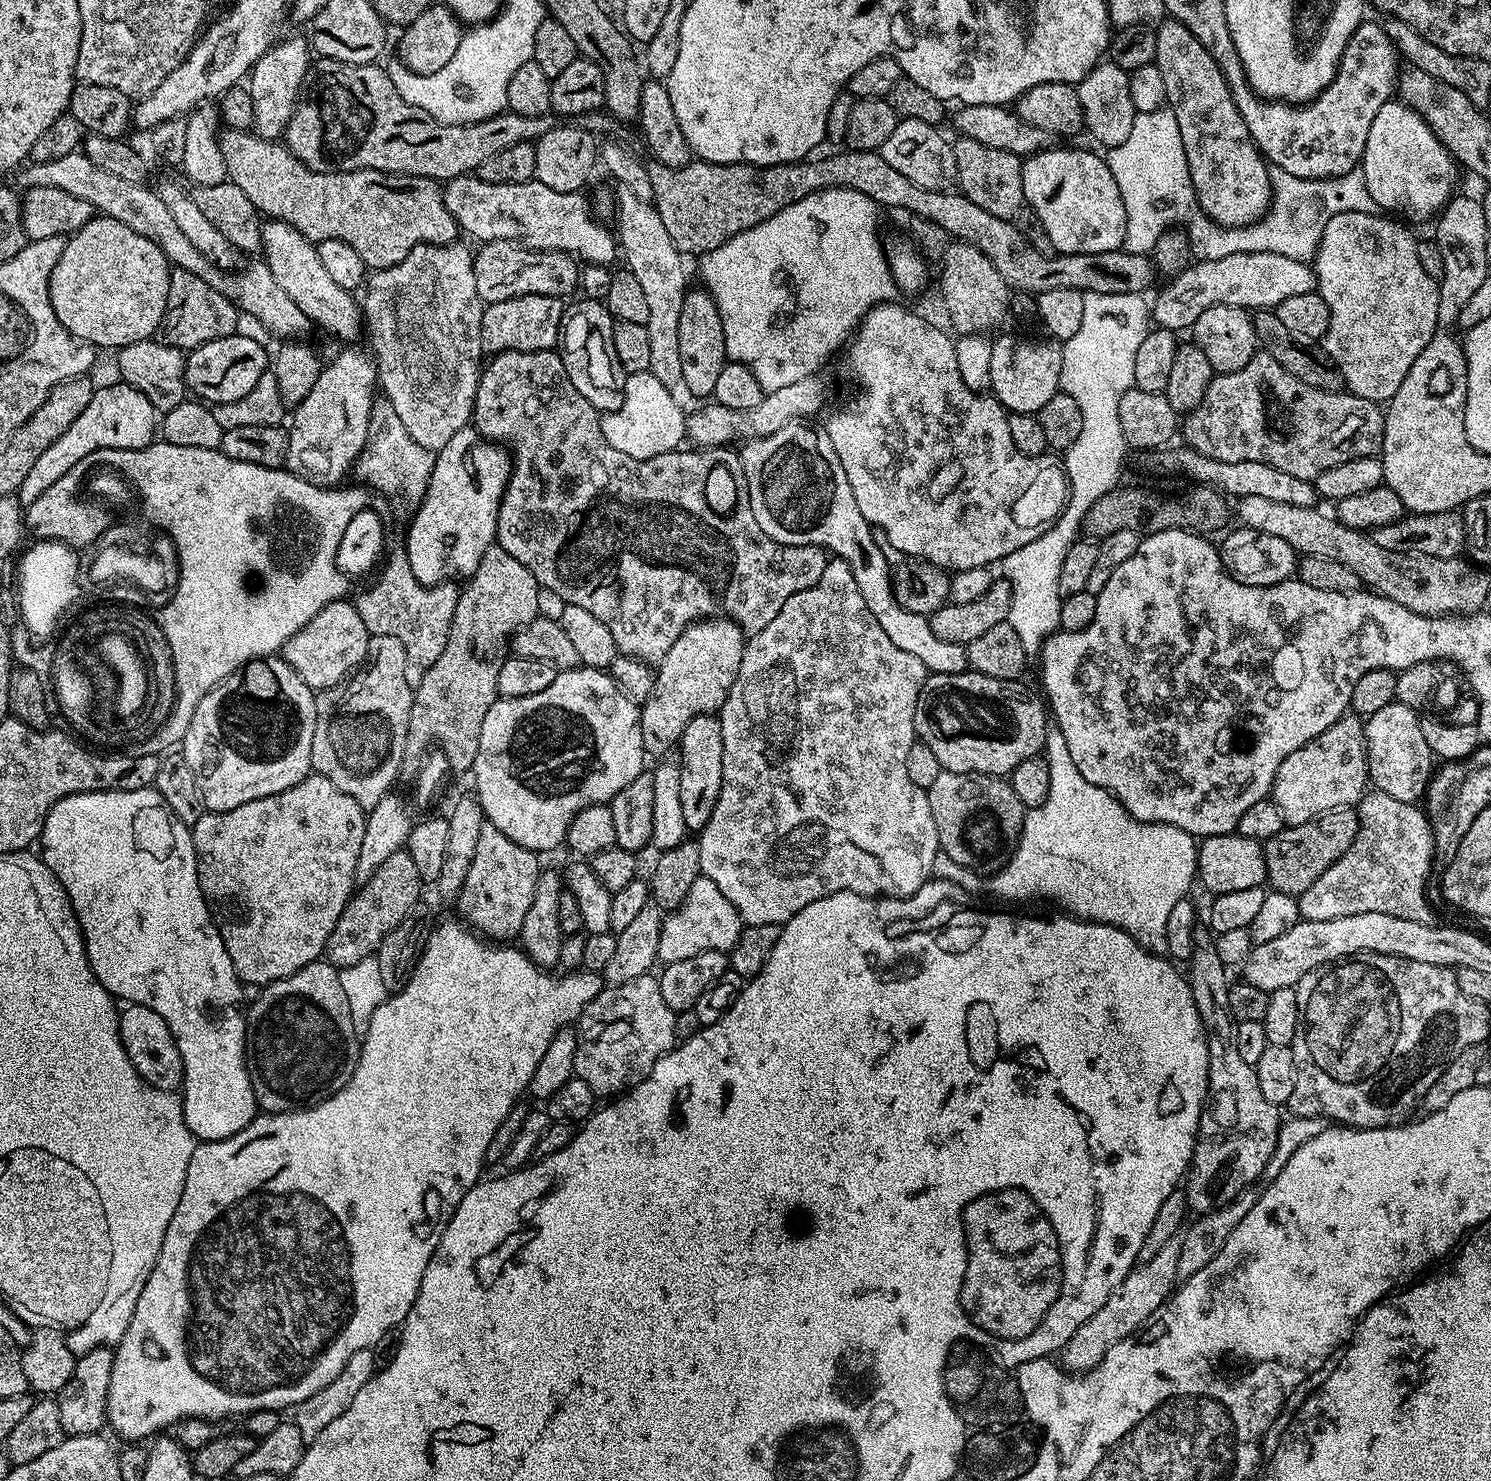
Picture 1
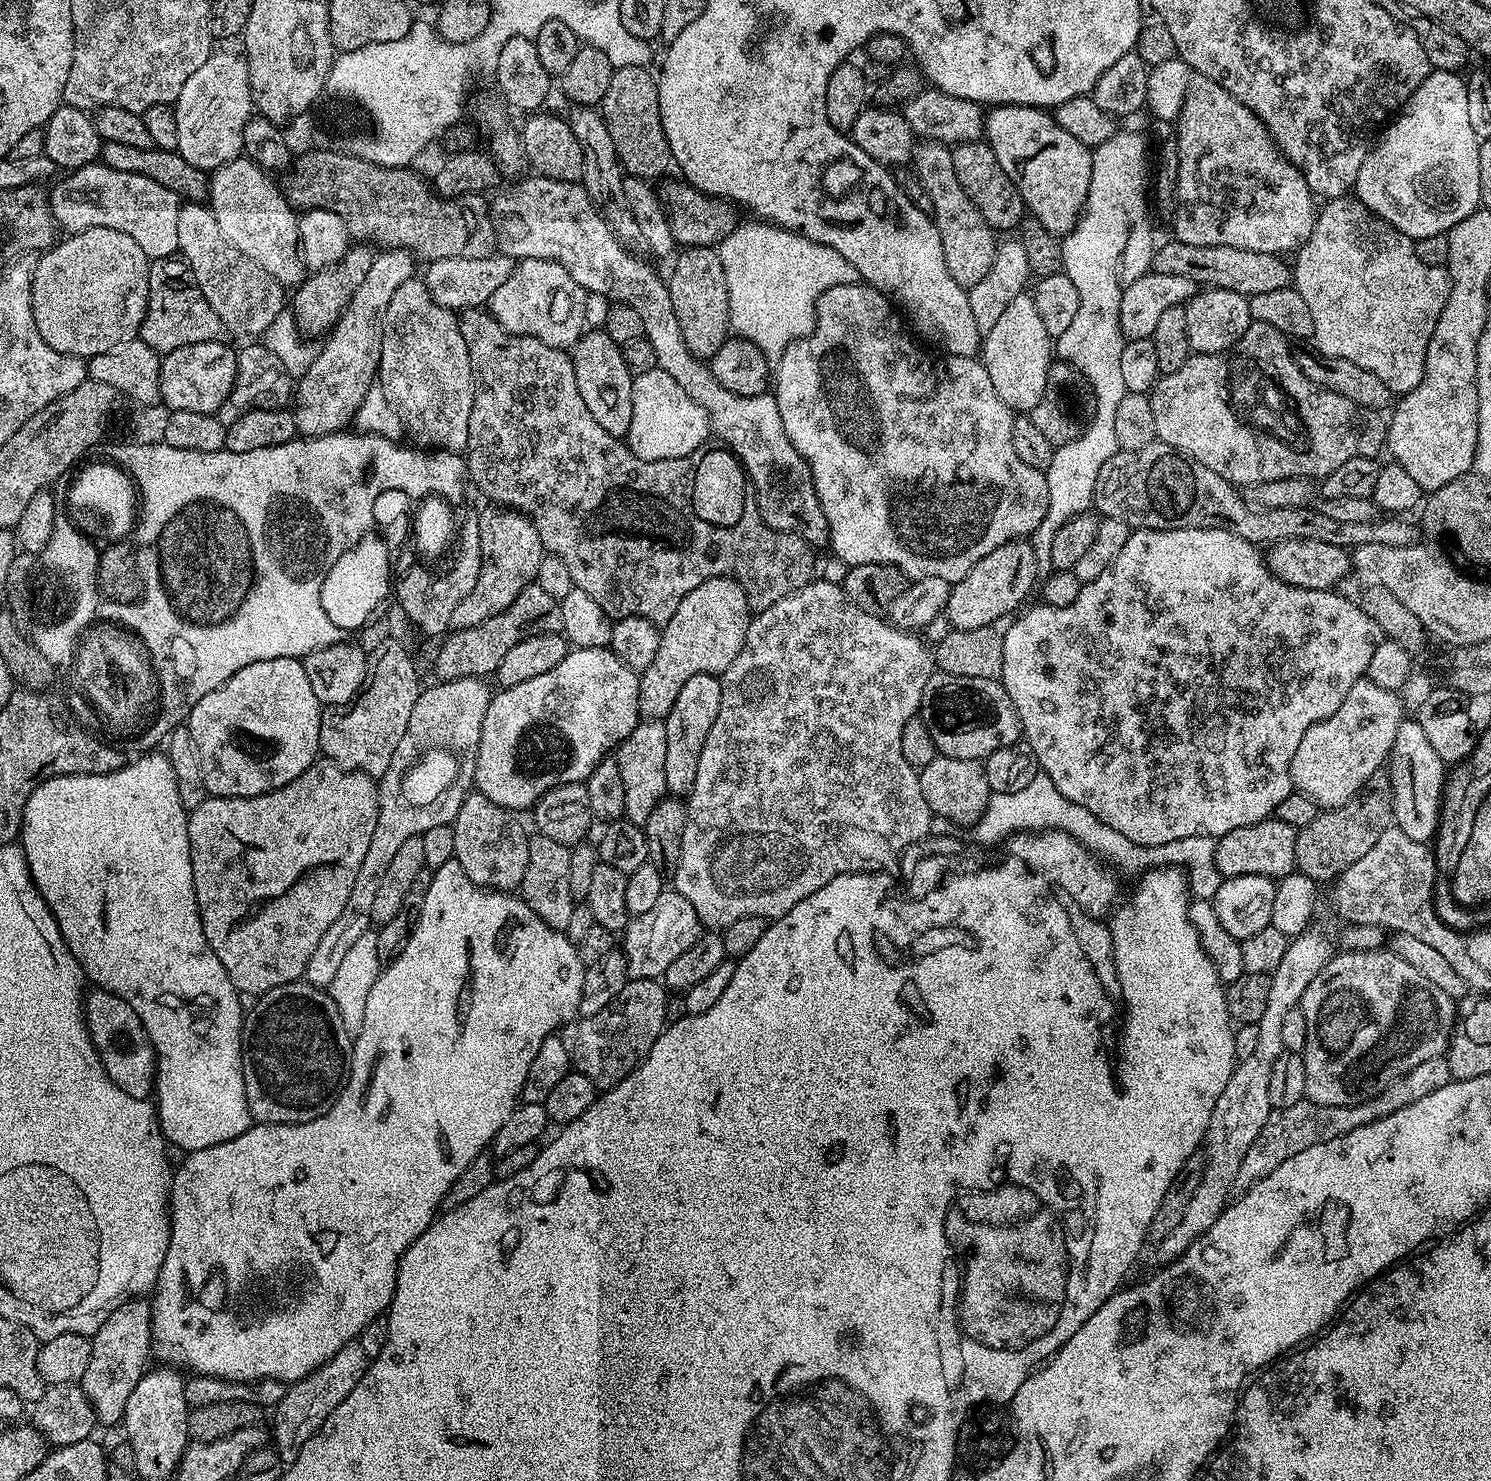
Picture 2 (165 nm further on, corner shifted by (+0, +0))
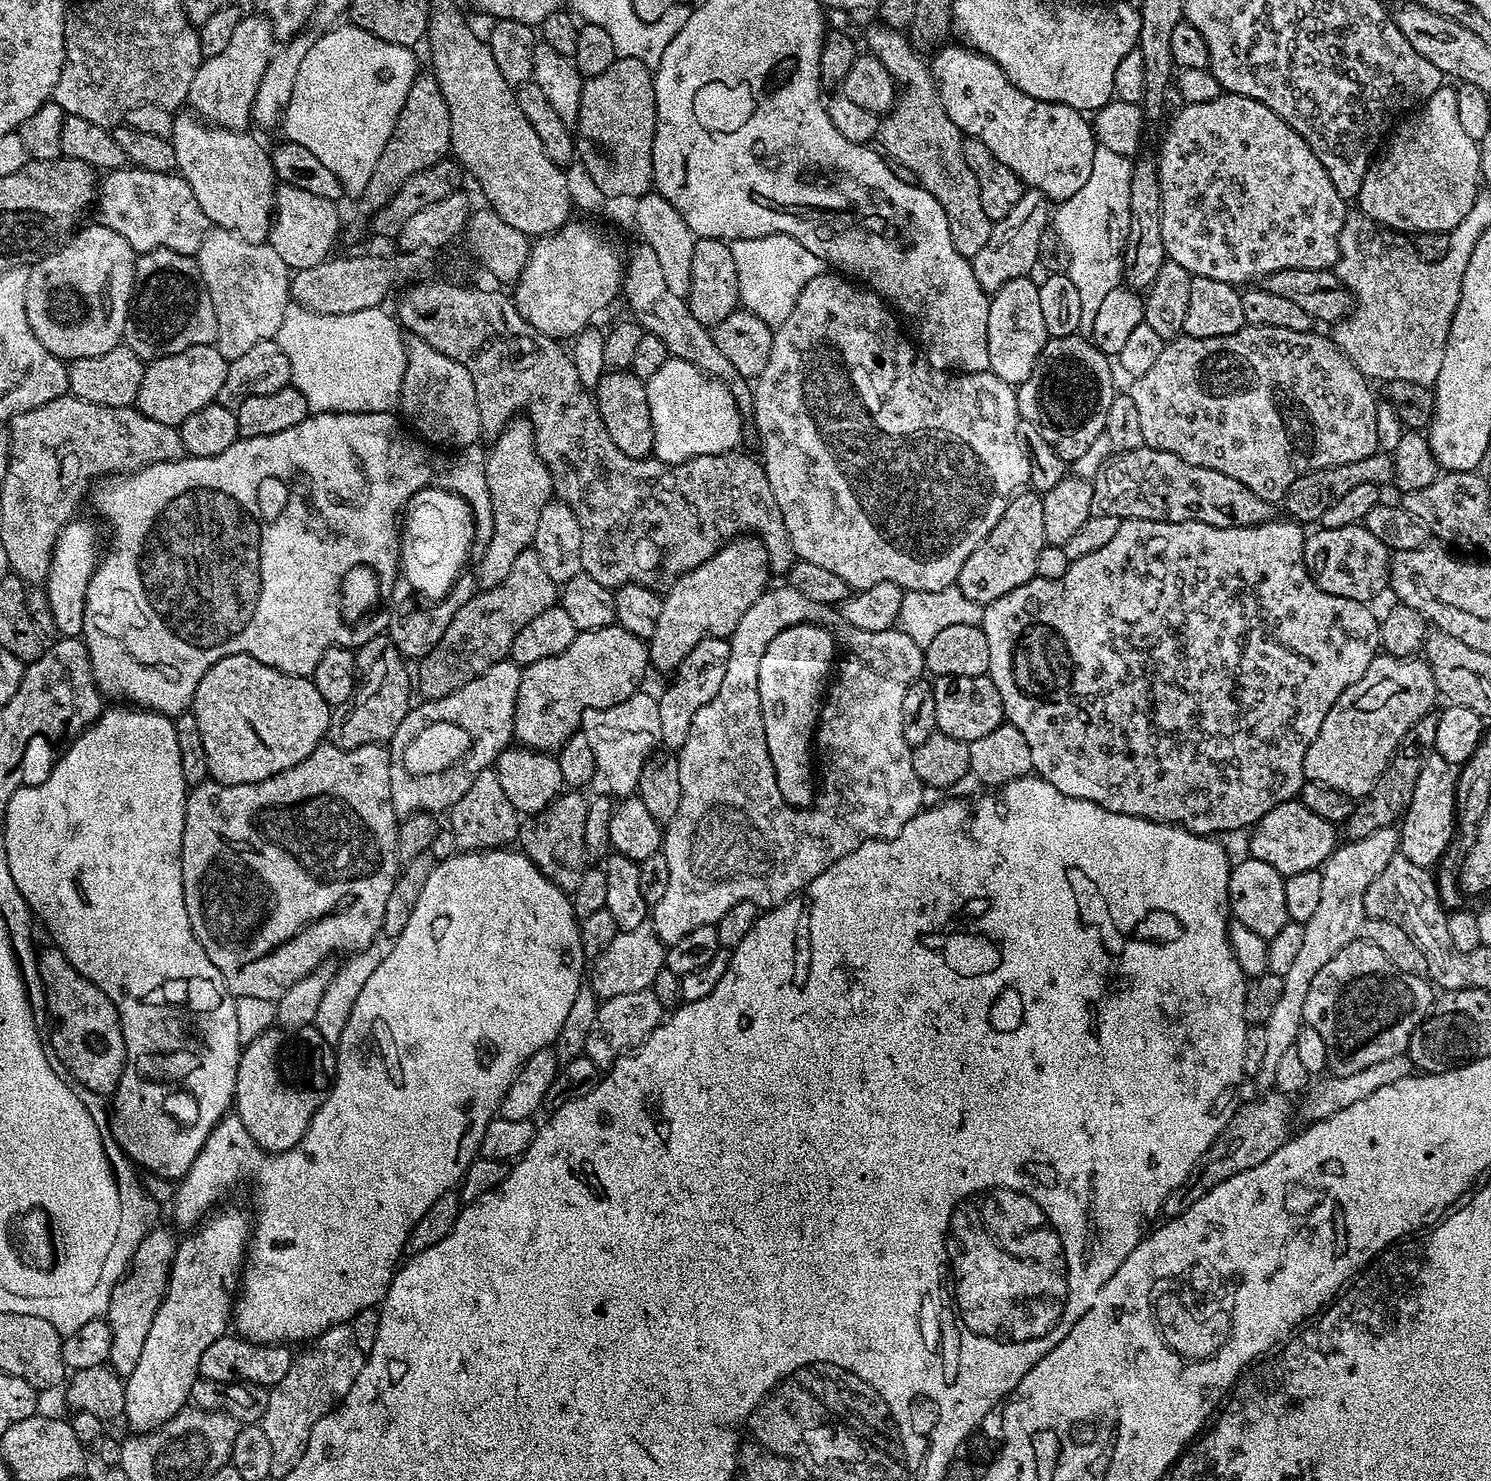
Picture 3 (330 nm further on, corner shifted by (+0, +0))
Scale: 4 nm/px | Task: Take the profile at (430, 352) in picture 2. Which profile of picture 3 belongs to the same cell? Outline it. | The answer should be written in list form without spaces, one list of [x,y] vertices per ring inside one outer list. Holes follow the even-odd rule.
[[[412,338],[406,345],[408,365],[402,378],[398,408],[400,412],[404,411],[403,419],[410,425],[411,431],[429,445],[443,446],[448,450],[469,448],[477,443],[482,433],[478,398],[474,394],[474,382],[470,382],[470,370],[466,370],[466,366],[459,364],[455,358],[446,358],[446,354],[434,350],[434,346],[424,340]]]

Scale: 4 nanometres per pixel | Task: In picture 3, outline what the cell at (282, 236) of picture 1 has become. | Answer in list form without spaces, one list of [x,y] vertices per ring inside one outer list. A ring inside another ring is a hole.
[[[177,115],[172,121],[171,142],[176,155],[176,167],[179,175],[194,190],[198,206],[213,225],[225,228],[246,242],[262,244],[267,241],[268,231],[272,228],[272,209],[276,202],[278,181],[272,169],[272,158],[269,149],[263,148],[258,141],[244,130],[235,128],[218,128],[207,122],[201,122],[195,115]]]

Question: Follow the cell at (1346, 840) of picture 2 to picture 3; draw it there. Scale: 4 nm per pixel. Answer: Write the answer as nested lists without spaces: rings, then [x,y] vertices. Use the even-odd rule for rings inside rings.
[[[1435,711],[1427,712],[1404,735],[1404,741],[1396,750],[1396,755],[1382,770],[1378,782],[1372,787],[1371,792],[1363,797],[1353,807],[1350,818],[1342,825],[1342,832],[1348,840],[1366,838],[1368,834],[1374,834],[1374,830],[1393,827],[1403,817],[1404,811],[1410,806],[1414,798],[1414,782],[1418,782],[1418,773],[1422,771],[1424,758],[1435,749],[1434,733],[1438,730],[1438,715]]]

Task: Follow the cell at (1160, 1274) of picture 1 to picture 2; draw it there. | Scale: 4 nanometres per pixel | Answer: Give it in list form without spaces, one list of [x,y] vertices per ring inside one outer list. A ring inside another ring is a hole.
[[[1313,926],[1301,936],[1293,936],[1288,941],[1288,949],[1282,962],[1271,972],[1270,994],[1265,1012],[1258,1024],[1258,1043],[1250,1058],[1239,1061],[1230,1074],[1230,1082],[1226,1082],[1226,1090],[1218,1102],[1214,1102],[1214,1110],[1210,1114],[1210,1126],[1204,1135],[1202,1145],[1204,1156],[1204,1173],[1202,1182],[1198,1182],[1198,1190],[1194,1190],[1190,1202],[1186,1205],[1186,1214],[1182,1214],[1182,1222],[1166,1234],[1166,1238],[1155,1241],[1157,1265],[1171,1264],[1177,1256],[1185,1252],[1198,1237],[1208,1230],[1222,1215],[1230,1197],[1236,1188],[1238,1170],[1242,1166],[1242,1158],[1246,1158],[1246,1150],[1254,1146],[1254,1138],[1262,1134],[1262,1126],[1266,1126],[1268,1115],[1273,1112],[1270,1102],[1270,1070],[1274,1070],[1274,1062],[1284,1051],[1282,1046],[1282,1025],[1290,1010],[1300,1007],[1300,999],[1306,994],[1306,986],[1318,978],[1318,974],[1327,966],[1334,955],[1334,940],[1327,936],[1319,926]]]

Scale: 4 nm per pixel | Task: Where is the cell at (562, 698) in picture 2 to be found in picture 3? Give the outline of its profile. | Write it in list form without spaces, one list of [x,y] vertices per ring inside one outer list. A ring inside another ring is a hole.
[[[615,623],[602,630],[590,630],[577,634],[574,642],[562,654],[554,658],[542,658],[542,662],[527,665],[521,671],[518,698],[514,710],[513,737],[523,747],[534,752],[555,753],[570,739],[580,726],[582,714],[588,708],[609,708],[630,698],[641,687],[644,671],[649,671],[648,645]]]

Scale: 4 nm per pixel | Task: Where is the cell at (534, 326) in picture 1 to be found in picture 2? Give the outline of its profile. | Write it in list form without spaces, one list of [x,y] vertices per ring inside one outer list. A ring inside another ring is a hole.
[[[530,258],[519,261],[513,267],[510,278],[494,290],[488,299],[487,307],[492,316],[510,334],[519,336],[533,336],[546,346],[554,346],[571,350],[576,347],[581,336],[586,331],[585,303],[587,292],[558,262]]]

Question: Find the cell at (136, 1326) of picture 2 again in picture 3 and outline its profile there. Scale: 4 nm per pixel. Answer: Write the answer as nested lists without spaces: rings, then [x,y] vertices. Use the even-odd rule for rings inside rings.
[[[163,1226],[150,1228],[146,1238],[142,1238],[142,1242],[138,1244],[138,1250],[130,1257],[130,1265],[124,1277],[116,1283],[110,1294],[106,1313],[110,1326],[108,1364],[121,1378],[134,1374],[134,1366],[138,1366],[138,1357],[142,1355],[146,1334],[150,1334],[154,1314],[158,1314],[158,1306],[162,1306],[162,1298],[168,1289],[177,1243],[178,1236],[175,1236],[170,1229]]]

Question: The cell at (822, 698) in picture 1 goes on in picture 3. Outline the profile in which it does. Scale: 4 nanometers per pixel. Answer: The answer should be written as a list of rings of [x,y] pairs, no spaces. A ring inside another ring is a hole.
[[[772,586],[761,594],[758,602],[750,606],[750,610],[746,610],[746,614],[742,614],[742,622],[738,622],[738,626],[732,631],[728,640],[730,662],[726,662],[726,675],[722,678],[722,687],[718,689],[718,694],[714,694],[714,698],[710,698],[710,702],[706,702],[706,706],[702,706],[702,710],[698,710],[698,714],[694,714],[694,722],[690,722],[690,734],[686,734],[686,742],[678,749],[678,782],[682,782],[682,802],[678,802],[678,814],[674,814],[674,818],[668,821],[662,832],[662,851],[666,854],[666,863],[670,866],[670,882],[662,902],[653,904],[650,908],[650,926],[664,945],[678,942],[678,938],[686,938],[686,934],[690,934],[690,930],[698,930],[698,926],[716,925],[722,918],[722,914],[726,914],[730,906],[738,906],[738,902],[754,902],[760,910],[776,908],[779,904],[786,903],[791,896],[800,895],[807,884],[814,882],[814,878],[818,878],[818,874],[834,866],[838,858],[846,858],[846,854],[858,850],[858,846],[862,846],[868,840],[894,839],[902,830],[902,826],[906,826],[906,822],[910,822],[910,818],[914,818],[925,807],[926,786],[920,781],[918,774],[914,774],[912,749],[908,747],[906,738],[902,738],[902,697],[905,696],[906,690],[910,690],[915,680],[925,675],[924,649],[918,646],[918,642],[914,642],[914,638],[907,637],[896,626],[887,628],[885,632],[841,627],[841,632],[838,632],[838,644],[842,649],[842,655],[827,685],[826,695],[820,706],[820,721],[816,723],[814,737],[814,752],[818,757],[818,768],[819,771],[821,768],[822,771],[828,772],[828,780],[822,781],[821,784],[819,781],[818,791],[807,808],[793,808],[784,801],[778,790],[778,778],[774,774],[774,762],[770,762],[770,750],[766,746],[766,730],[762,726],[762,714],[758,702],[758,666],[762,662],[762,654],[766,654],[766,646],[770,646],[770,642],[774,642],[774,638],[778,638],[782,630],[795,624],[832,626],[832,623],[838,620],[837,613],[835,616],[832,612],[835,612],[833,605],[810,602],[806,594],[798,594],[798,590],[787,586],[781,586],[781,588]]]

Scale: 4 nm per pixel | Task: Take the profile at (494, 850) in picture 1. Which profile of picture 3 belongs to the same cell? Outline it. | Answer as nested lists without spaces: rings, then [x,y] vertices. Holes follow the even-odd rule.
[[[492,768],[482,770],[478,778],[474,778],[470,790],[452,805],[450,816],[450,827],[460,850],[478,852],[486,848],[503,848],[511,845],[520,834],[521,813],[510,806],[510,798],[506,798],[502,782],[498,782],[498,774]]]

